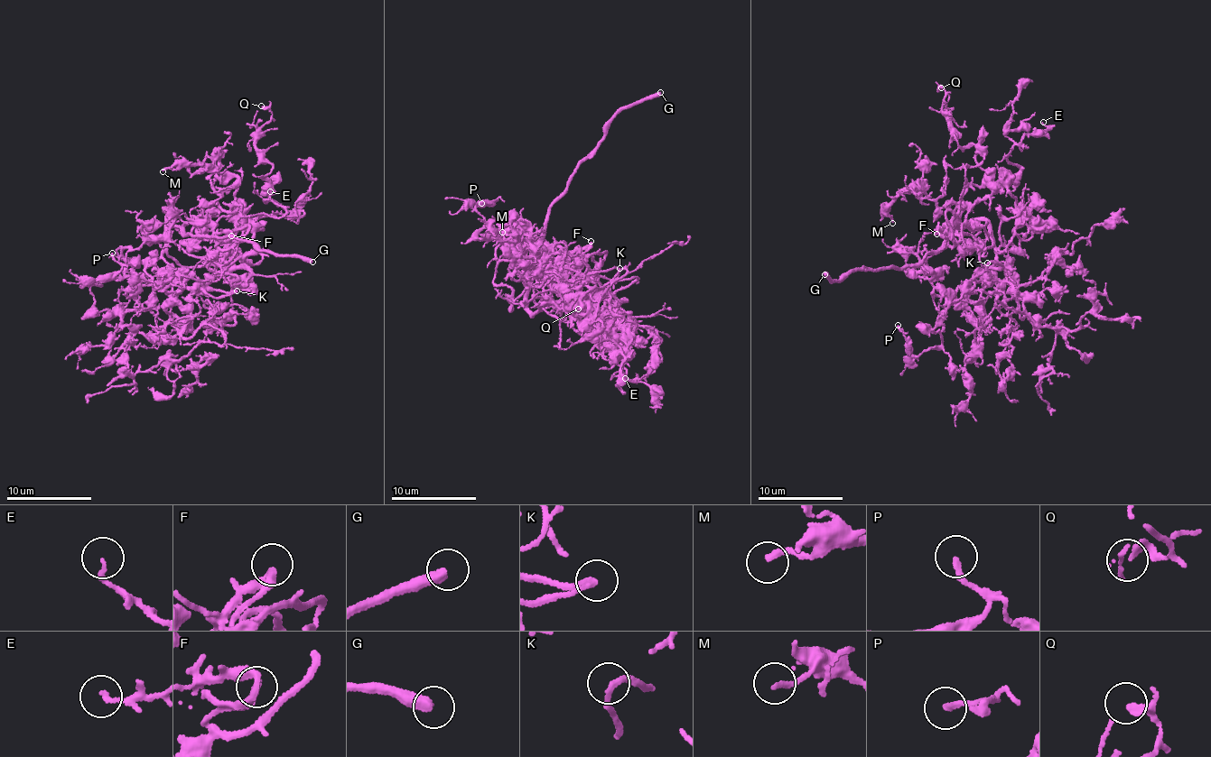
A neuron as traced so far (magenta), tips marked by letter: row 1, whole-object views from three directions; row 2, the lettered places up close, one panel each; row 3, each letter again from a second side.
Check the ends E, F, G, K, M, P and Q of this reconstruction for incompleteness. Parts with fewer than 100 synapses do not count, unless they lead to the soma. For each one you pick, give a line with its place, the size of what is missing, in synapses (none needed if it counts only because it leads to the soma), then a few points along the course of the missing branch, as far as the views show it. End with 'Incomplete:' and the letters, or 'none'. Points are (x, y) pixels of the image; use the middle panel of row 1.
G: place (660, 92)
Incomplete: G

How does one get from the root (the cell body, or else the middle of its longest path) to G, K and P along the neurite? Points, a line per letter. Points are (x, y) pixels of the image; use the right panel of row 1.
G: (980, 265), (978, 249), (993, 241), (985, 221), (972, 220), (915, 263), (867, 267), (832, 281), (824, 274)
K: (980, 265), (991, 278), (987, 263)
P: (980, 265), (974, 278), (999, 292), (958, 287), (930, 328), (938, 346), (912, 354), (898, 325)

